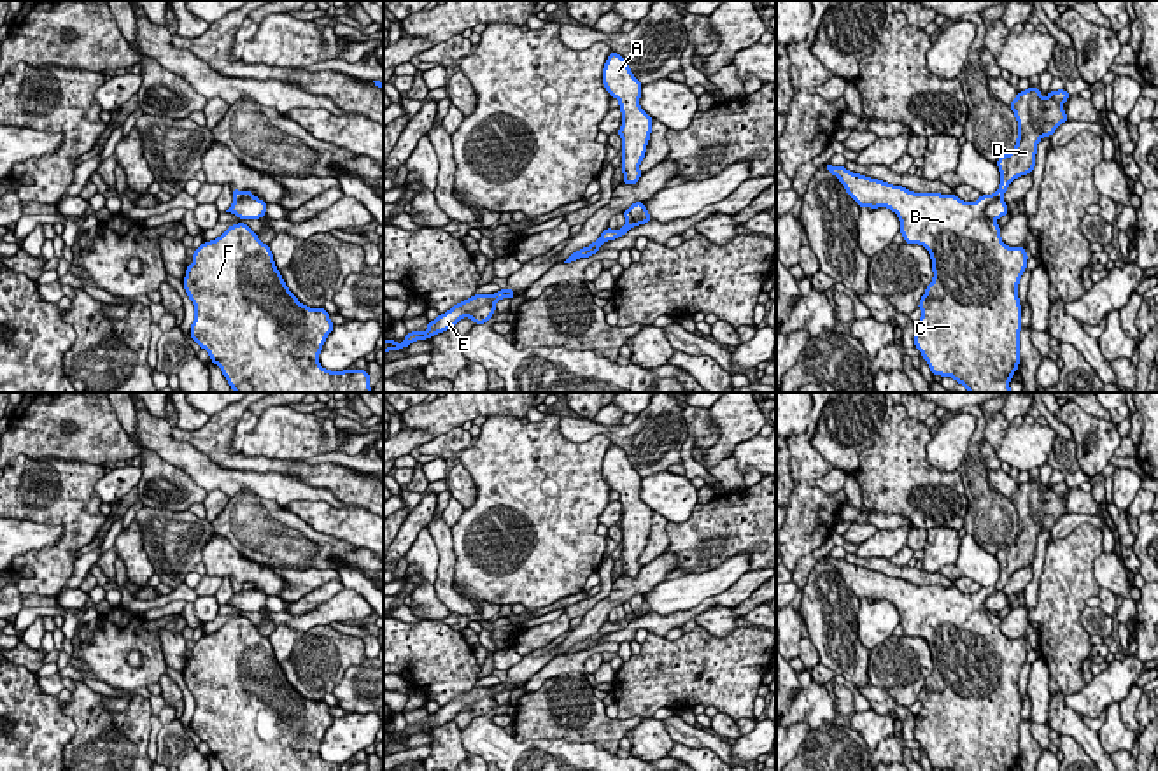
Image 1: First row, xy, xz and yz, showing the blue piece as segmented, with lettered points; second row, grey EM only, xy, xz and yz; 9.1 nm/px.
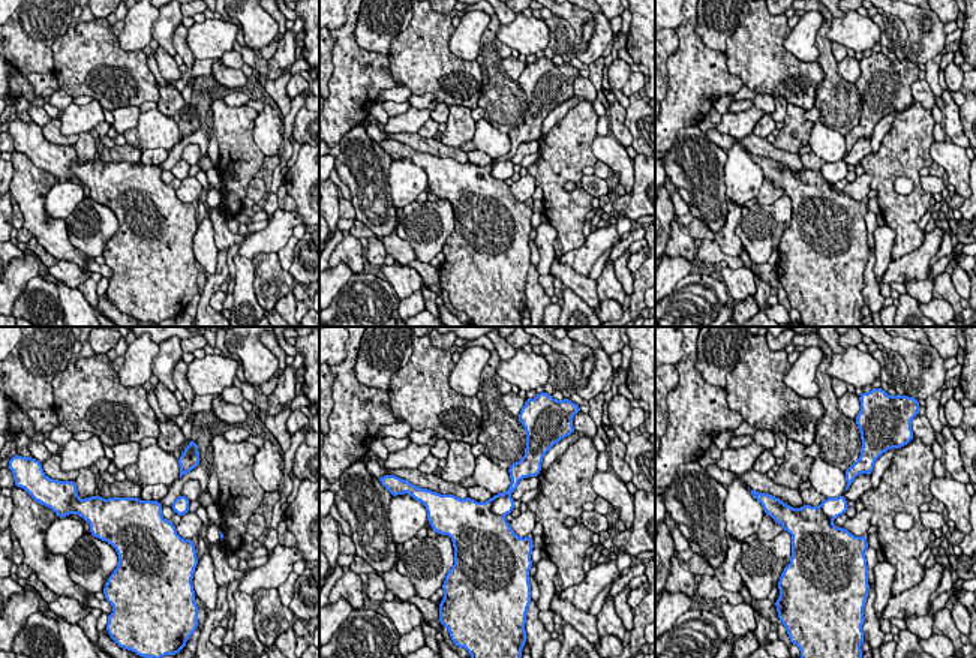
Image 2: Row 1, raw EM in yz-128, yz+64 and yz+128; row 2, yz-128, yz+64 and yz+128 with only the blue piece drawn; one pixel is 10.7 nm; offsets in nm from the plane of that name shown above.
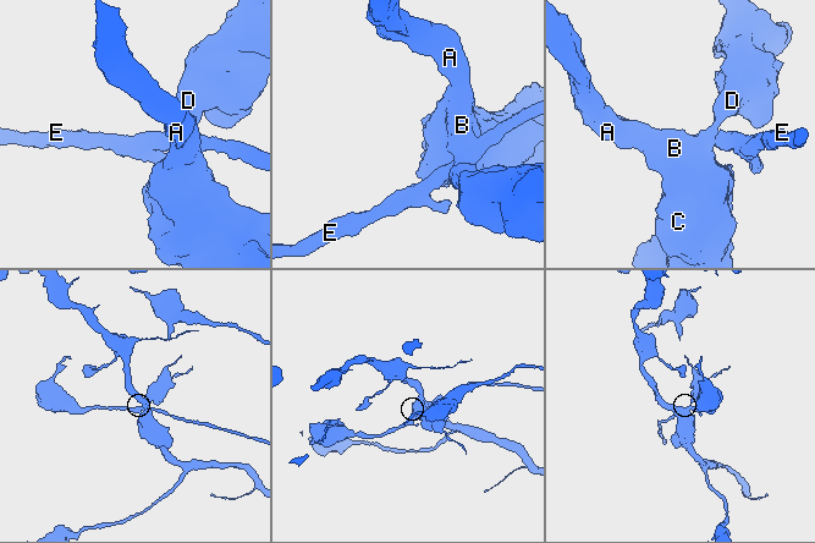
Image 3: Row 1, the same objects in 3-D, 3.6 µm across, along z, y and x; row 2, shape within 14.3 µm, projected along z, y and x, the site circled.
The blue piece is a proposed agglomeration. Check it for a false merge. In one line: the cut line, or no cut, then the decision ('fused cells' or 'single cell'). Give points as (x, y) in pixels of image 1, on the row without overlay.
yz (1001, 589), (995, 589), (985, 600), (985, 607), (992, 614) | fused cells

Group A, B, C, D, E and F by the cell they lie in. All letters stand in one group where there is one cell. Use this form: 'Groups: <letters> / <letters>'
Groups: A B C D F / E

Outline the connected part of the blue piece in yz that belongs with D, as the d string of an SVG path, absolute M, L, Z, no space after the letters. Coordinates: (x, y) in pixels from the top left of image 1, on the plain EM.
M1039 480L1016 485L1011 503L1018 513L1016 538L997 552L1000 564L999 582L981 587L976 594L964 594L957 587L914 585L878 571L850 564L846 559L825 561L839 571L858 599L886 599L897 606L906 636L923 638L932 652L932 675L925 680L918 701L914 739L921 745L932 767L951 771L1013 771L1020 757L1021 697L1018 676L1027 661L1028 647L1021 638L1009 640L1002 634L1000 619L985 608L985 599L1002 591L1009 576L1035 559L1037 536L1051 529L1069 513L1063 496L1070 487L1065 482L1041 489Z

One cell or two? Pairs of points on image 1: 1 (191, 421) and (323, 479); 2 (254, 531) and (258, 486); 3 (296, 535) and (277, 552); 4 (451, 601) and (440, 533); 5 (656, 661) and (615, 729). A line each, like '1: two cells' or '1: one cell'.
1: two cells
2: two cells
3: one cell
4: one cell
5: two cells

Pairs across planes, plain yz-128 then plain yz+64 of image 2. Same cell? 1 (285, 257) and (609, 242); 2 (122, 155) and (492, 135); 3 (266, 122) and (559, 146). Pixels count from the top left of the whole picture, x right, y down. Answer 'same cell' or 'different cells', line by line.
1: different cells
2: different cells
3: different cells

